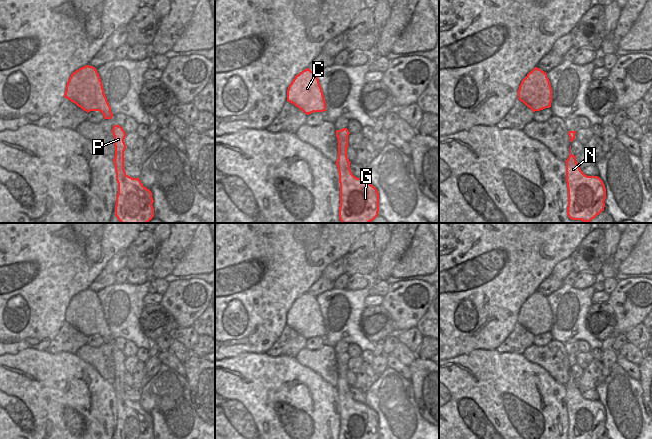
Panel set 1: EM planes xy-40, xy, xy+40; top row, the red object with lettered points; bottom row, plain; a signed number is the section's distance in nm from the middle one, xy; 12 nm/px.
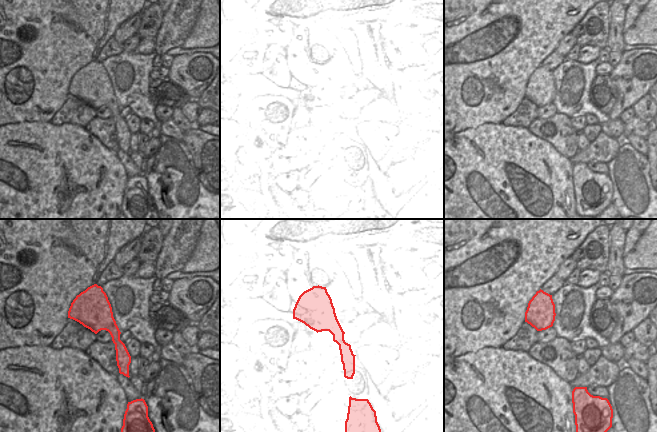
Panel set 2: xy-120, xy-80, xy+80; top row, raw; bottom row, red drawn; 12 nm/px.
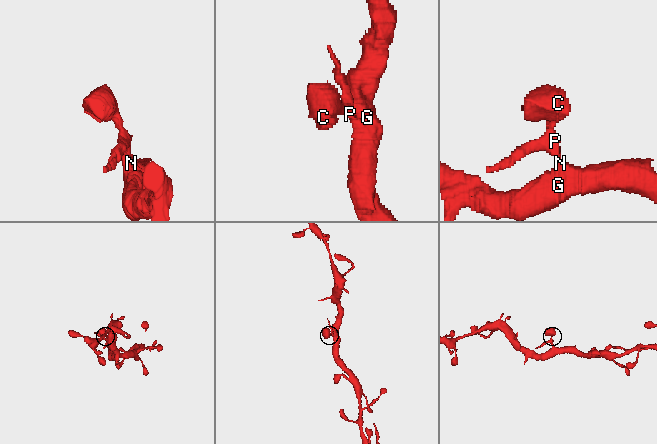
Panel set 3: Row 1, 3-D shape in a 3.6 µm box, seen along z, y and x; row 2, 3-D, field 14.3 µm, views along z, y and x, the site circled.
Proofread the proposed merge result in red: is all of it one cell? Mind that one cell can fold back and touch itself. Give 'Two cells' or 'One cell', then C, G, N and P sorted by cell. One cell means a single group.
One cell. Groups: C G N P

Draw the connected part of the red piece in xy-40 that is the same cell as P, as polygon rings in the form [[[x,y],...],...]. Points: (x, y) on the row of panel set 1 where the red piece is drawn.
[[[114,125],[112,134],[115,146],[113,161],[118,183],[115,216],[121,223],[148,223],[154,217],[152,192],[143,186],[139,178],[128,176],[124,170],[126,133],[123,128]]]

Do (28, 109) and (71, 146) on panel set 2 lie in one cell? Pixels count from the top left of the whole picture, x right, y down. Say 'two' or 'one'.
two

